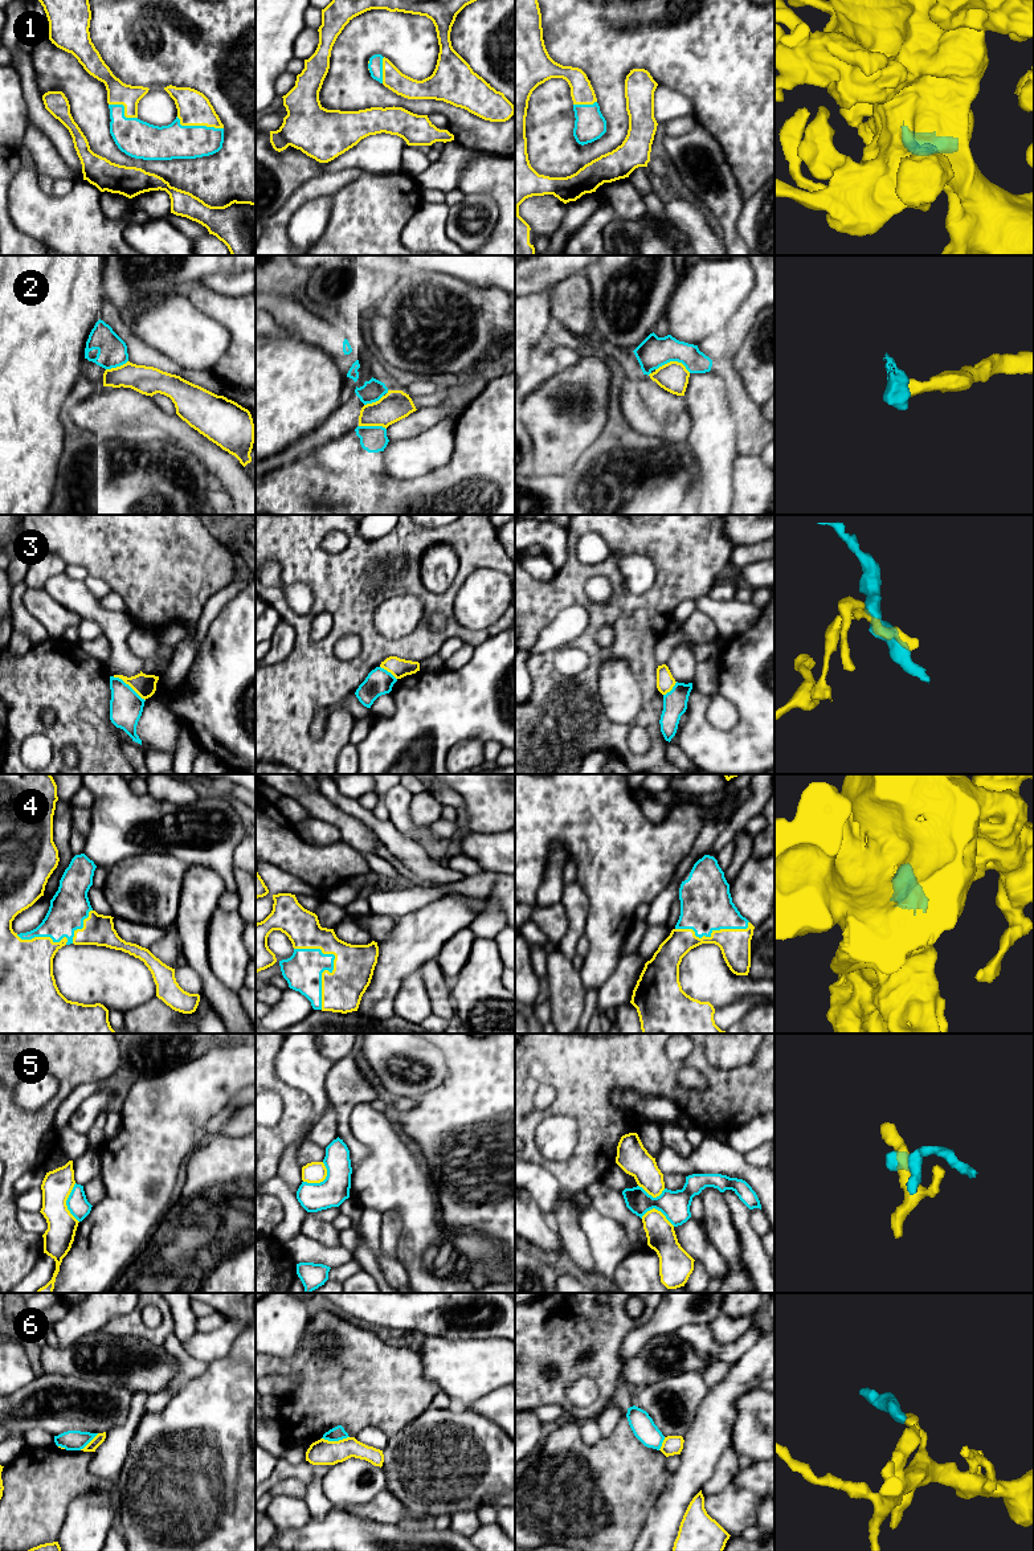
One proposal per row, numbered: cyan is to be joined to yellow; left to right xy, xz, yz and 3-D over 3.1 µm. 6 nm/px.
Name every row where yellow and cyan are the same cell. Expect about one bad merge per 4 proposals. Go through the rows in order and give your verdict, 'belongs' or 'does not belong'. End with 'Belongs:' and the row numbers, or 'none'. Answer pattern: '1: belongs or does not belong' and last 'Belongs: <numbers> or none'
1: belongs
2: does not belong
3: does not belong
4: belongs
5: does not belong
6: does not belong
Belongs: 1, 4

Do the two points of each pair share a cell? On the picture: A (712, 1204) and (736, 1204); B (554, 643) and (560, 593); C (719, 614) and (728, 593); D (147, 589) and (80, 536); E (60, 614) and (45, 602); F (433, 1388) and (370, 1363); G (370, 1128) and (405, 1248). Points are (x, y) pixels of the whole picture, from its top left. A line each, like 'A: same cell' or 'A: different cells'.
A: different cells
B: different cells
C: different cells
D: same cell
E: same cell
F: same cell
G: same cell

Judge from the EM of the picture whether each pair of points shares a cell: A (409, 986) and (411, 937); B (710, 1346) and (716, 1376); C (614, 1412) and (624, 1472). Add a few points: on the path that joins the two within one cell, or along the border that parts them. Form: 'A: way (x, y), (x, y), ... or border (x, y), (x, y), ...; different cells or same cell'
A: border (419, 968), (403, 981), (395, 997), (395, 1003); different cells
B: border (719, 1359), (730, 1365); different cells
C: border (625, 1415), (608, 1436), (601, 1437); different cells

